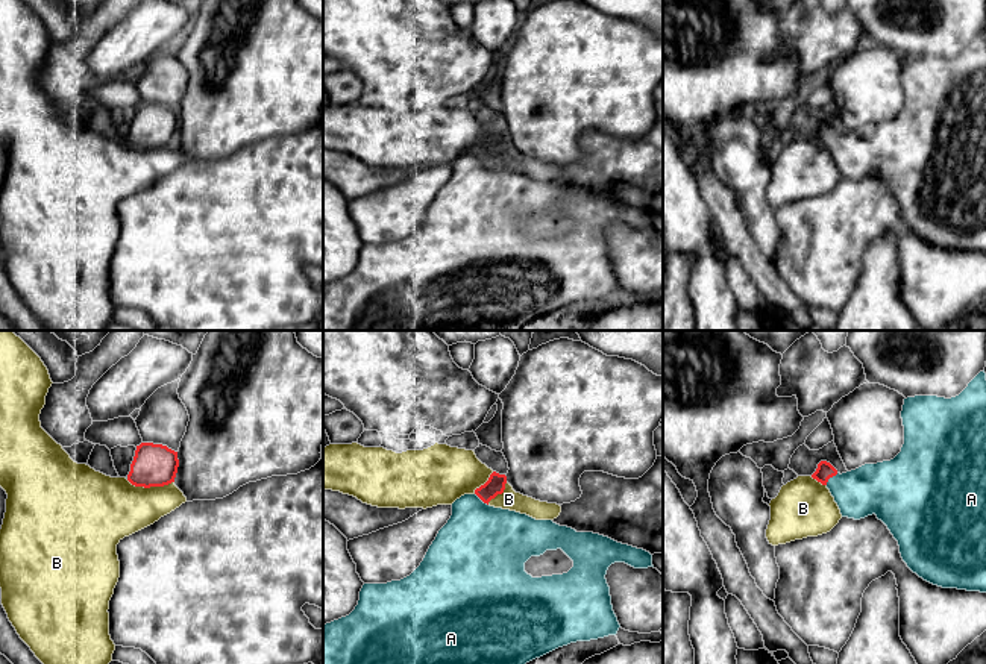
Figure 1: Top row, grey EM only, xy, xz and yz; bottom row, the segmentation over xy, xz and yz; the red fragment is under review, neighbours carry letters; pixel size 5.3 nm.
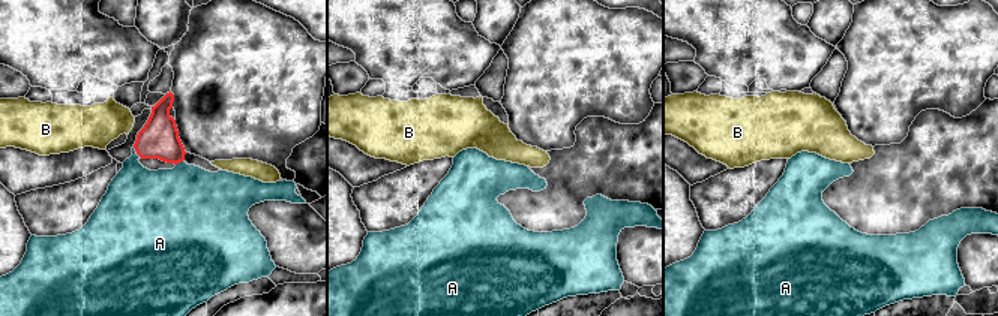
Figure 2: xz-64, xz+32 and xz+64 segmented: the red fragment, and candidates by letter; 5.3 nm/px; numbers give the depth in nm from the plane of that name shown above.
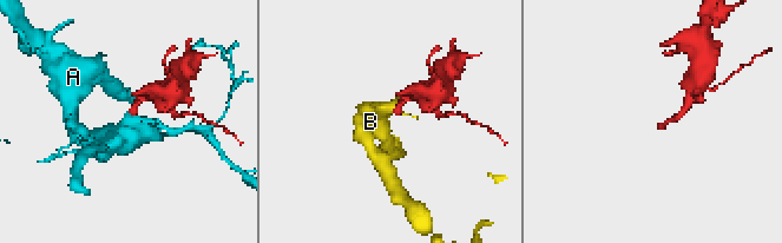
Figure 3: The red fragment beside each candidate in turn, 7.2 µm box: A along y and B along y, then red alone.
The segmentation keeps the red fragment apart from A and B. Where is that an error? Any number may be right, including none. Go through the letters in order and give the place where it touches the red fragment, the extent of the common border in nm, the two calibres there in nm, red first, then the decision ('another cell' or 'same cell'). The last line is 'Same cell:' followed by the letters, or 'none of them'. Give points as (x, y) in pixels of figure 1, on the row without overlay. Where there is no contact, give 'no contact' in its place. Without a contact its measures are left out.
A: meets red in yz at (830, 137); contact 90 nm long; 90 nm thick on the red side, 280 nm on the other; same cell
B: meets red in xy at (150, 146); contact 260 nm long; 220 nm thick on the red side, 340 nm on the other; another cell
Same cell: A

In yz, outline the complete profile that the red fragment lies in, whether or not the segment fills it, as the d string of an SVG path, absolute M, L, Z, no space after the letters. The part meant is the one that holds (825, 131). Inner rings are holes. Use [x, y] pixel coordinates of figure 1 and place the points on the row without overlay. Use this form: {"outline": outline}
{"outline": "M980 32L956 58L915 56L901 71L904 105L890 121L839 133L821 121L813 139L825 146L842 177L875 174L893 199L907 227L942 247L986 253L986 33Z"}

